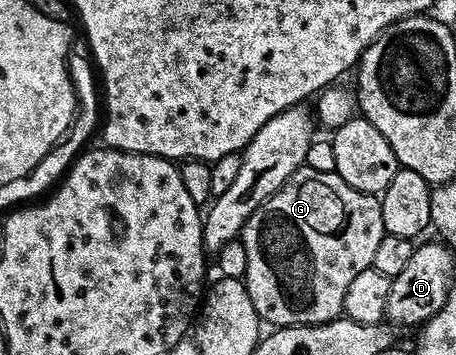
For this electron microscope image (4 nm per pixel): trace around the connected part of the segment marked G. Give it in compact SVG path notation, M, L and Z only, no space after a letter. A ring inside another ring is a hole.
M305 166L297 168L284 186L269 196L242 227L240 239L248 254L244 283L259 321L266 323L267 320L270 326L314 325L341 317L352 278L356 278L360 270L372 267L376 250L385 236L382 201L377 195L348 186L348 182L335 171L321 172Z

